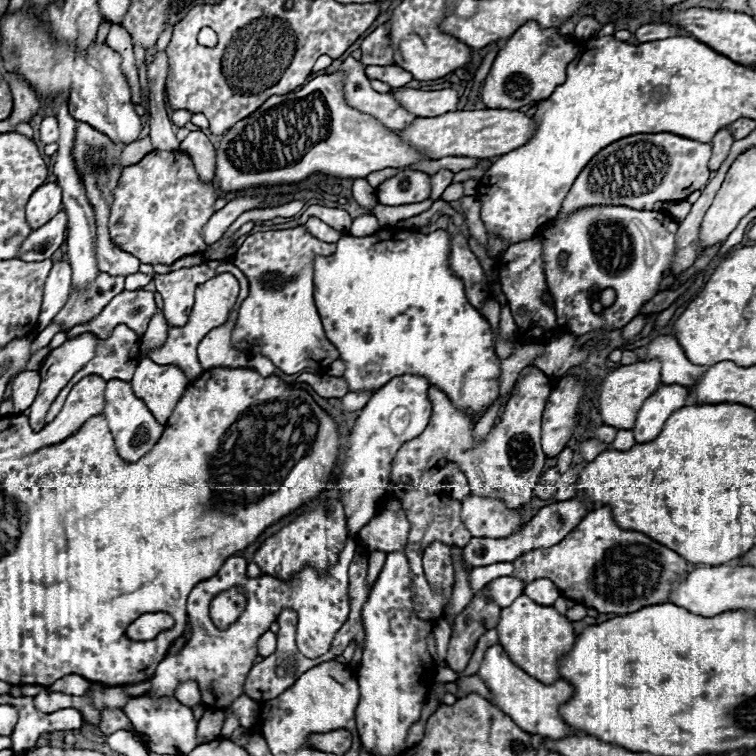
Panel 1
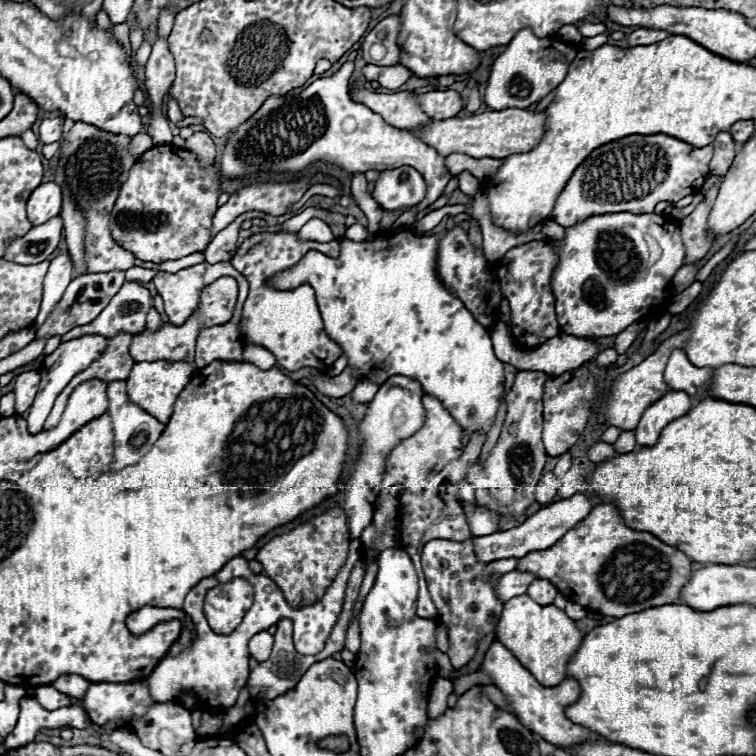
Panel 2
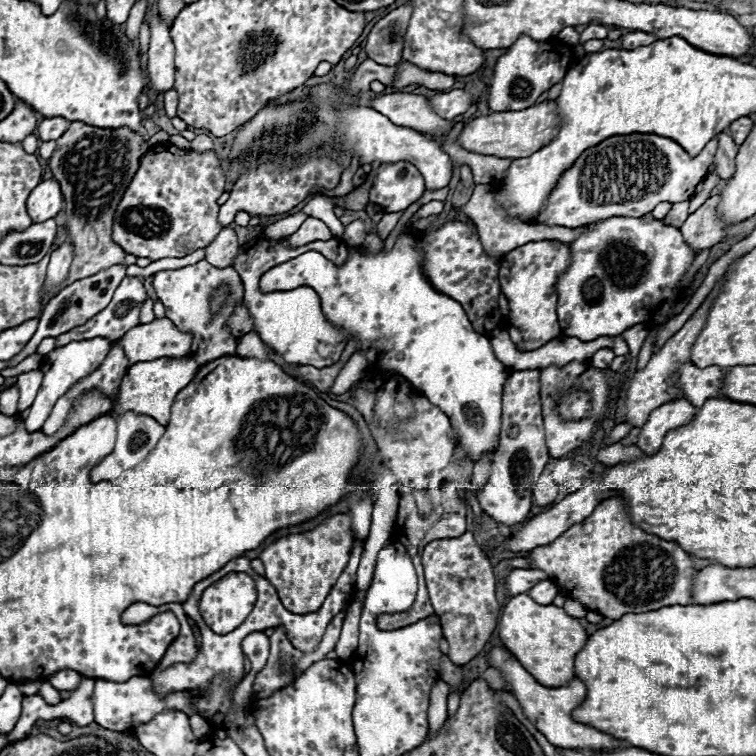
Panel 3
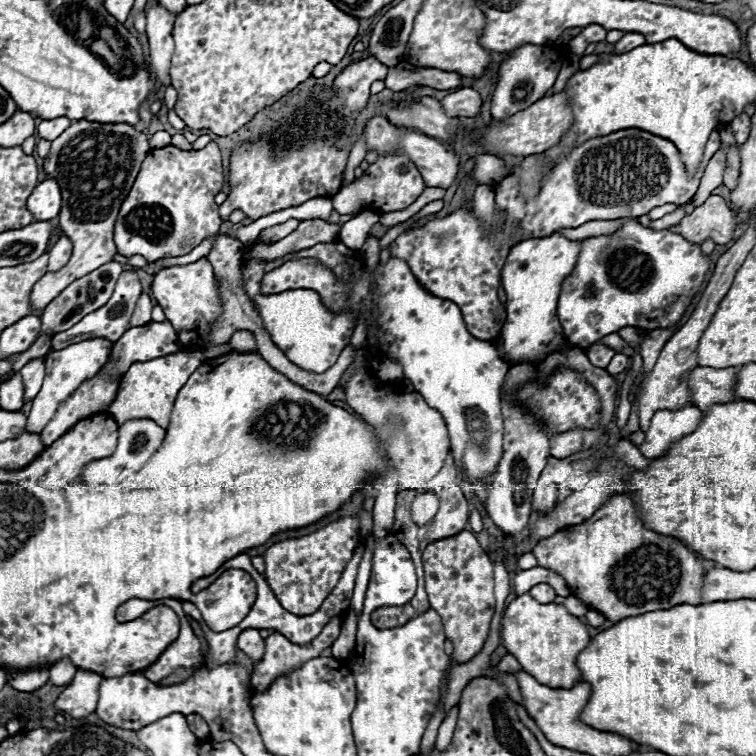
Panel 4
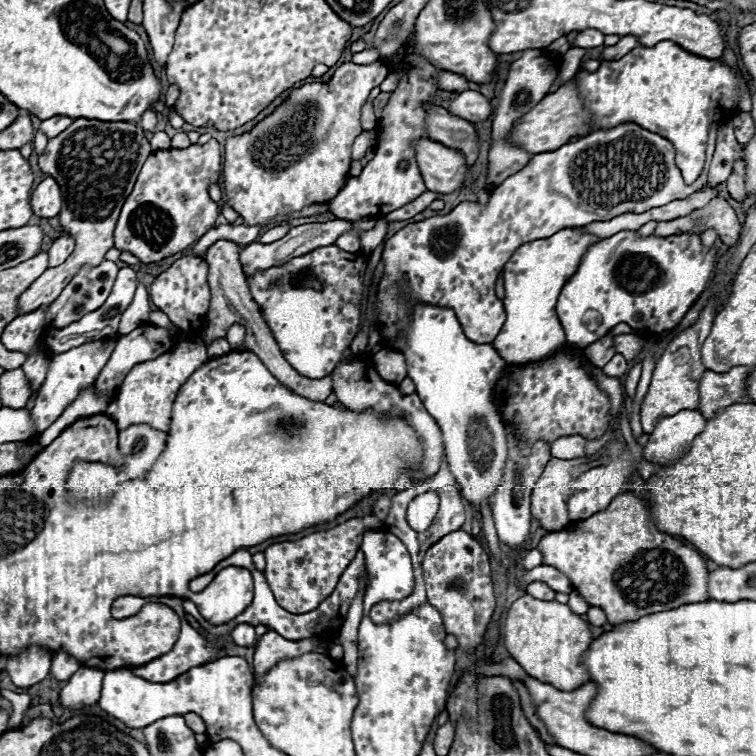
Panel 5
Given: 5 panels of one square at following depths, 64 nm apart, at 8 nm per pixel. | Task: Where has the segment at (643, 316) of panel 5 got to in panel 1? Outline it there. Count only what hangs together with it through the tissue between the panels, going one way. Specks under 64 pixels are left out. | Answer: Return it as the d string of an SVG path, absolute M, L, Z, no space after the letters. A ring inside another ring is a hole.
M622 206L584 208L566 220L548 222L538 232L538 240L544 250L546 282L554 296L558 326L576 336L624 328L660 292L660 282L670 274L676 254L676 230L678 222L664 212ZM562 252L568 254L564 264L558 260ZM606 288L616 292L616 300L596 314L592 312L592 302Z

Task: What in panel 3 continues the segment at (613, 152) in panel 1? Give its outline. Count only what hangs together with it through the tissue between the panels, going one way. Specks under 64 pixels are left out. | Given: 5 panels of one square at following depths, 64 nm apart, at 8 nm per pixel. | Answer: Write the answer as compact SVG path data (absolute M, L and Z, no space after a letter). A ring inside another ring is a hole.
M640 132L610 136L584 150L576 162L562 172L556 186L546 196L542 210L528 224L578 228L610 216L640 218L650 214L660 202L676 204L690 200L712 164L716 148L718 136L714 136L696 158L690 158L682 146L664 136Z

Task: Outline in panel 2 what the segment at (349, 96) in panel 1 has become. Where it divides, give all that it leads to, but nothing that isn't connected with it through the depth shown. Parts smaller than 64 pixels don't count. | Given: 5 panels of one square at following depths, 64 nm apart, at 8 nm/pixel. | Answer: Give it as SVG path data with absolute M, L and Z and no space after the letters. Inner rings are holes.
M356 82L352 86L352 98L360 104L366 104L372 112L378 112L388 124L394 124L394 128L414 130L426 126L428 122L434 122L434 118L422 112L412 92L370 92L362 82Z

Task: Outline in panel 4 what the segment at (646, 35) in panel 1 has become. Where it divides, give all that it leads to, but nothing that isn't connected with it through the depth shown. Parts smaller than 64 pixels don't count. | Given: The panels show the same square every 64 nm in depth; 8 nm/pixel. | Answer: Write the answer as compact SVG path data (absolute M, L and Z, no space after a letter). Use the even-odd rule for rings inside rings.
M626 32L626 34L616 42L616 46L614 46L612 54L624 54L624 52L630 52L630 50L634 50L634 48L642 46L642 44L644 44L644 36L642 36L642 34Z

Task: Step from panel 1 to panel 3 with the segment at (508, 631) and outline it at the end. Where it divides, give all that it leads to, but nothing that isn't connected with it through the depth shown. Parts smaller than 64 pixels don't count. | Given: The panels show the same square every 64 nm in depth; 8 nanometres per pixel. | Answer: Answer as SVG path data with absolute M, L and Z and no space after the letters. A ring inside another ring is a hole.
M520 594L510 598L502 608L500 640L542 686L558 688L568 686L576 678L574 658L584 648L588 634L576 618L564 612L564 608L554 604L542 606L528 594Z

